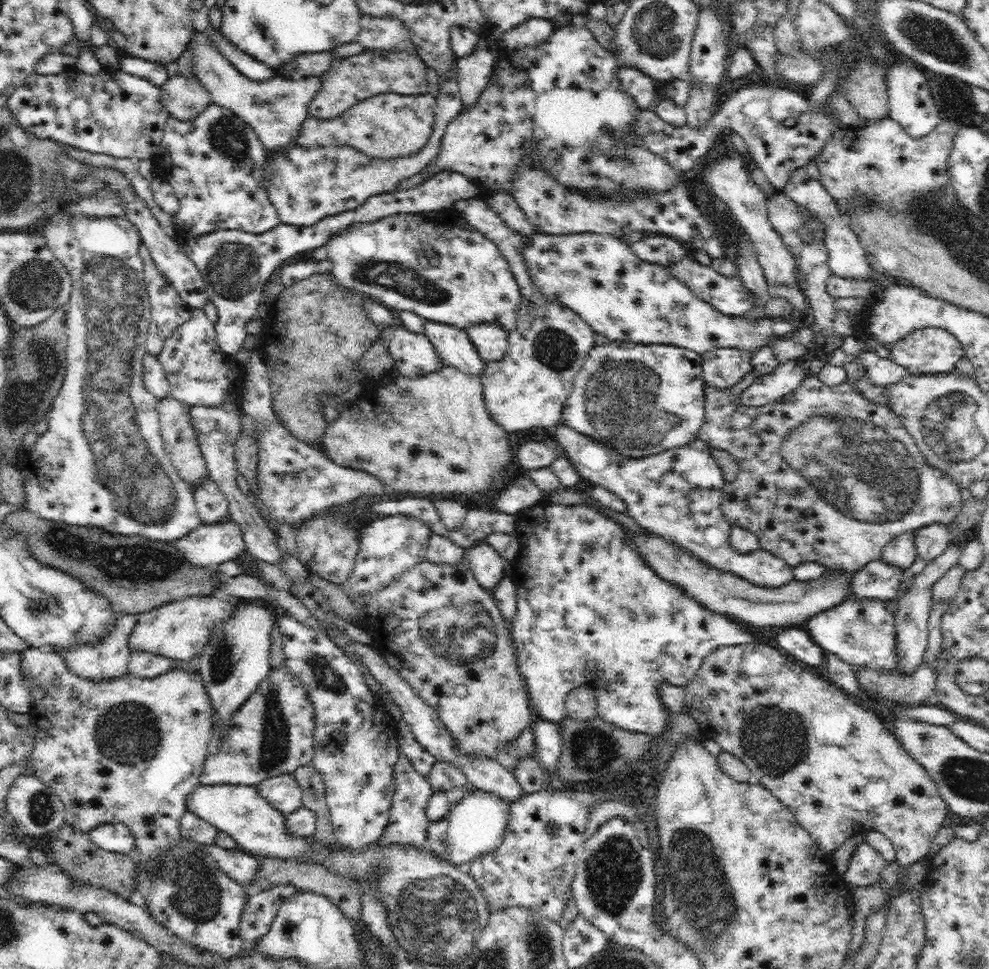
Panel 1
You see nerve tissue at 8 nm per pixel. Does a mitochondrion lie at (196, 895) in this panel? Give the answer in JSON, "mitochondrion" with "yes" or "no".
{"mitochondrion":"yes"}

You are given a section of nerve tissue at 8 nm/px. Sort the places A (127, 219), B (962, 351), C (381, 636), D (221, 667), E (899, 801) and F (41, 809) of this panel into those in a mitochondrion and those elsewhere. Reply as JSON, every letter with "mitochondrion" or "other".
{"A":"other","B":"other","C":"other","D":"mitochondrion","E":"other","F":"mitochondrion"}

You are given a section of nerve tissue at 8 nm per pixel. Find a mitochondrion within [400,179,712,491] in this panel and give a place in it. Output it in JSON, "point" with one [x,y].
{"point":[623,402]}

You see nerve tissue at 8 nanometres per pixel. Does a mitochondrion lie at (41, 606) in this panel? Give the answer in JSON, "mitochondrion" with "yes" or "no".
{"mitochondrion":"yes"}

